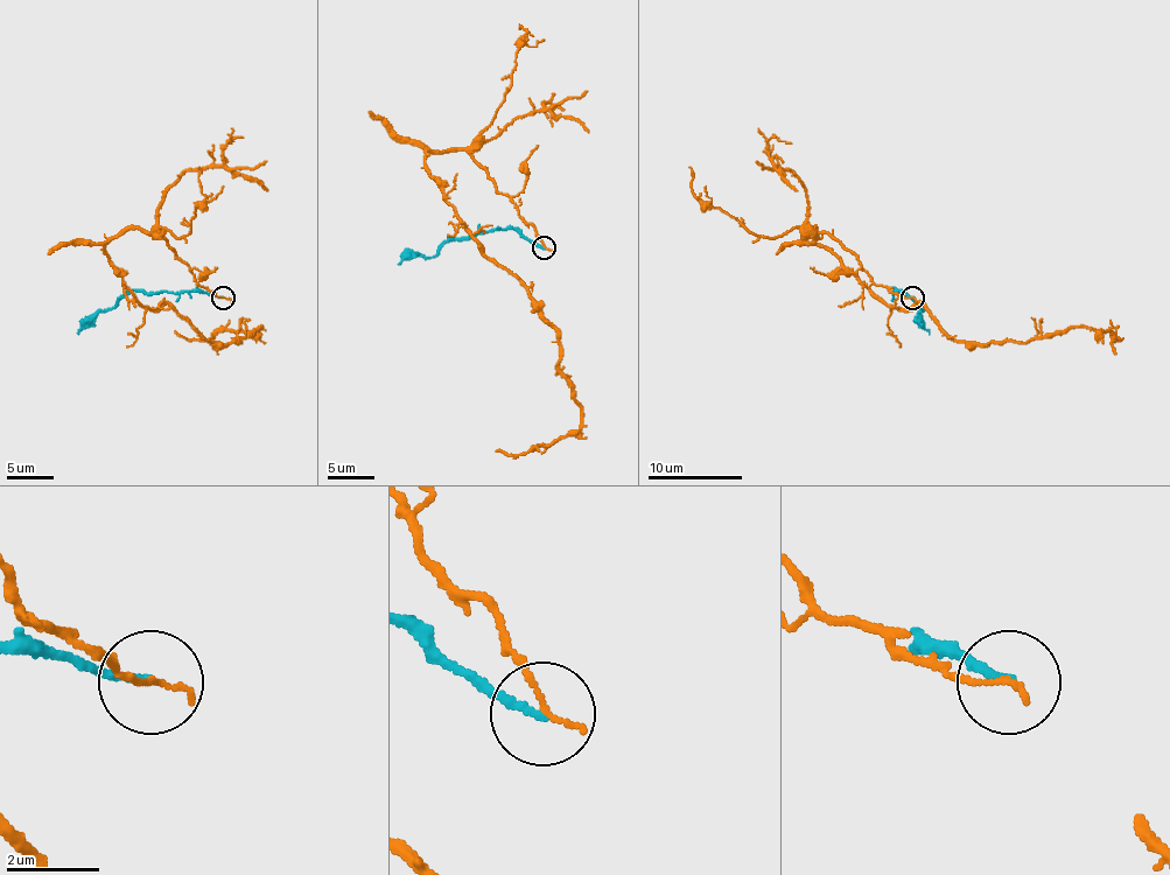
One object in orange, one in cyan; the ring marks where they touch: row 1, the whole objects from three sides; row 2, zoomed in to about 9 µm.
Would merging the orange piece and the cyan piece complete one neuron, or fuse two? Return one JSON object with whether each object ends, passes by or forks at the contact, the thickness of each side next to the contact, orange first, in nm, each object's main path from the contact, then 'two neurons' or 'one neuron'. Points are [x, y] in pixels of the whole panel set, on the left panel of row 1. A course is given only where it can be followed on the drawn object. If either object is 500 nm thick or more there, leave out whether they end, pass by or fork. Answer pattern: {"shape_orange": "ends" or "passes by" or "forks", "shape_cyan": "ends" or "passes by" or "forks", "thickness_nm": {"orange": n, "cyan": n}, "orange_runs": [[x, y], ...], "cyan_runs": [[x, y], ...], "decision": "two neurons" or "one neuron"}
{"shape_orange": "ends", "shape_cyan": "ends", "thickness_nm": {"orange": 130, "cyan": 160}, "orange_runs": [[223, 296], [155, 233], [123, 229], [104, 254], [144, 306], [218, 344], [259, 326], [174, 330]], "cyan_runs": [[223, 296], [204, 292], [130, 289], [113, 306], [99, 308], [77, 335]], "decision": "two neurons"}

